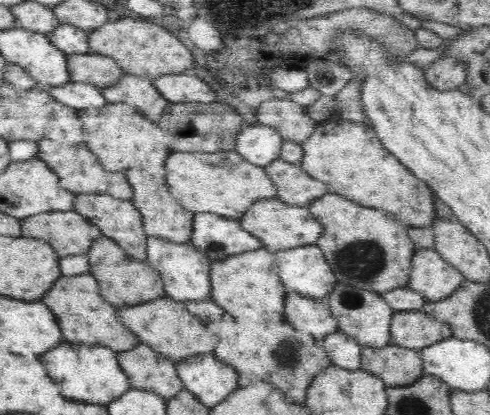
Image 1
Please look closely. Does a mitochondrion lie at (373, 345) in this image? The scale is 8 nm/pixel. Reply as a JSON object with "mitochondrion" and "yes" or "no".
{"mitochondrion":"no"}

